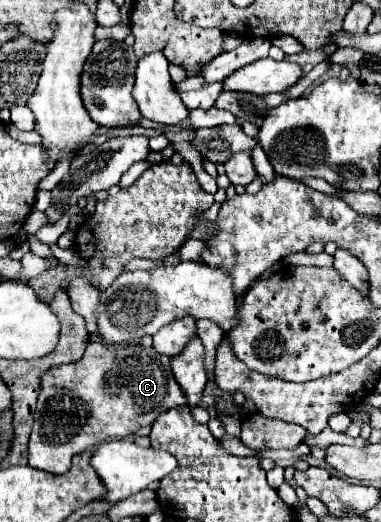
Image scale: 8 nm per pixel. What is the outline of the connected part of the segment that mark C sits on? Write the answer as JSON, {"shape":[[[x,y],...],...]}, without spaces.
{"shape":[[[88,342],[80,362],[52,368],[42,376],[40,386],[28,464],[50,474],[66,474],[74,454],[104,440],[136,434],[162,412],[186,404],[186,394],[172,374],[170,358],[140,346],[110,350],[100,342]]]}

